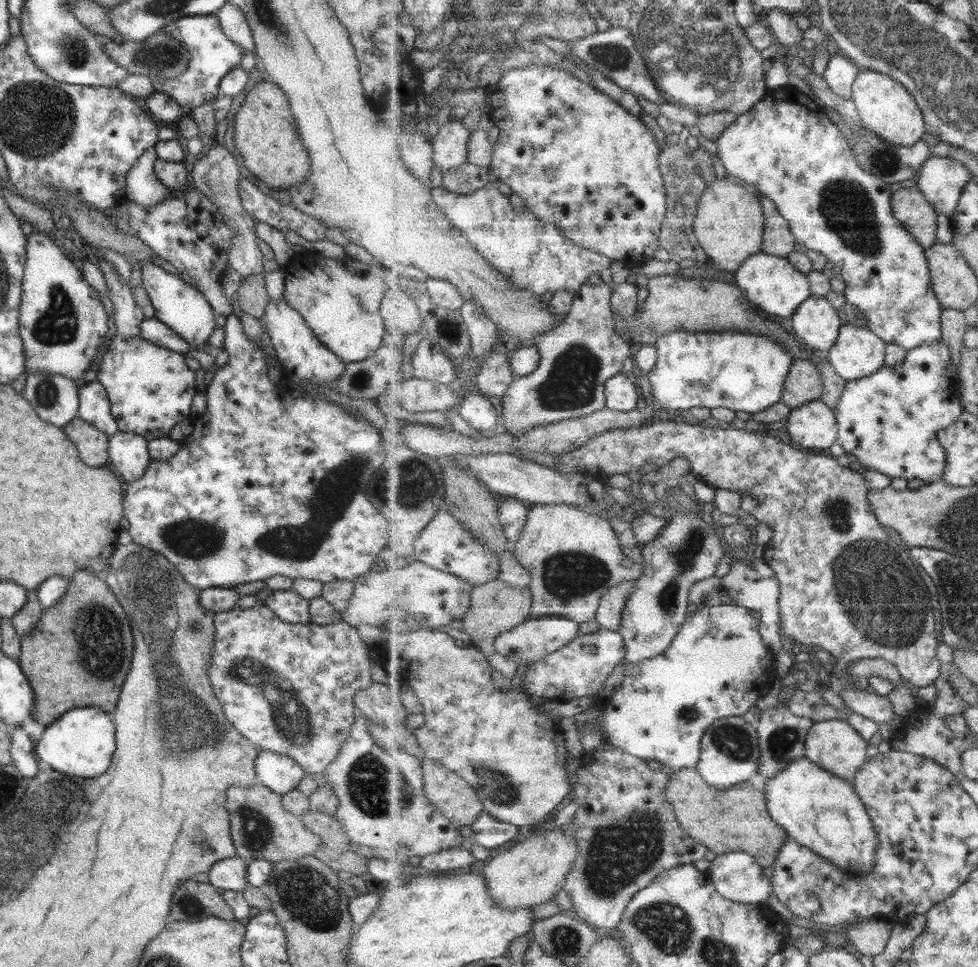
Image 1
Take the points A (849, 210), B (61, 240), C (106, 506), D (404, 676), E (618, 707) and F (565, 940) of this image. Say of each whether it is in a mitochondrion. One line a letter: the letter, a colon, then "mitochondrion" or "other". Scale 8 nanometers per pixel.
A: mitochondrion
B: other
C: other
D: other
E: other
F: mitochondrion

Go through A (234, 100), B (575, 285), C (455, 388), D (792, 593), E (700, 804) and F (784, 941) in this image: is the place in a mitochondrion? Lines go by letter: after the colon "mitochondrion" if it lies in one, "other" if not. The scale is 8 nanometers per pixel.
A: other
B: other
C: other
D: other
E: other
F: other

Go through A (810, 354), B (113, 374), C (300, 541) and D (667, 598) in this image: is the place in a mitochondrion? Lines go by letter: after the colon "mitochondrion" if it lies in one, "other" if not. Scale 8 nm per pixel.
A: other
B: other
C: mitochondrion
D: mitochondrion

